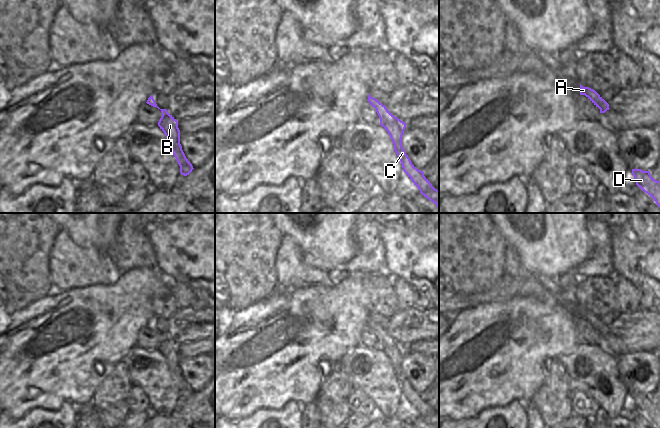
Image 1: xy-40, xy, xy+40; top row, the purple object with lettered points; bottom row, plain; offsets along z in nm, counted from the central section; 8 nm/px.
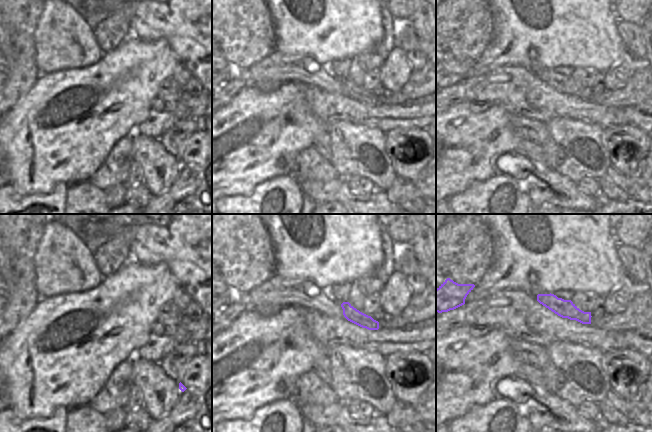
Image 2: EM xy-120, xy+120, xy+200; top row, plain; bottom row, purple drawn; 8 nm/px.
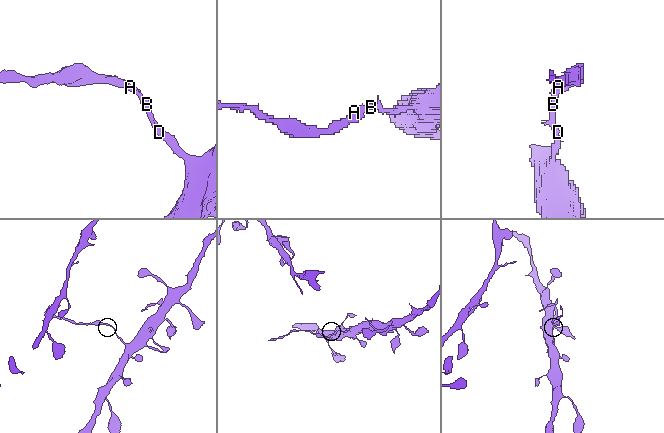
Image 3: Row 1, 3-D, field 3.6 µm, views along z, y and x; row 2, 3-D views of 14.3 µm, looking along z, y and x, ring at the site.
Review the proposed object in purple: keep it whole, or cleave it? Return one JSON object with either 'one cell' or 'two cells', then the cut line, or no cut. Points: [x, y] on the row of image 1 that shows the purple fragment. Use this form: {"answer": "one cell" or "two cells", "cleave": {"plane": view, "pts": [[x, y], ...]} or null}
{"answer": "two cells", "cleave": {"plane": "xy", "pts": [[384, 105], [376, 109]]}}

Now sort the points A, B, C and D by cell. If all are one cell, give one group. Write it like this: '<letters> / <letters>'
A / B C D

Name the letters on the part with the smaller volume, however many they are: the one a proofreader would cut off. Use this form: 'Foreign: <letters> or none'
Foreign: A

